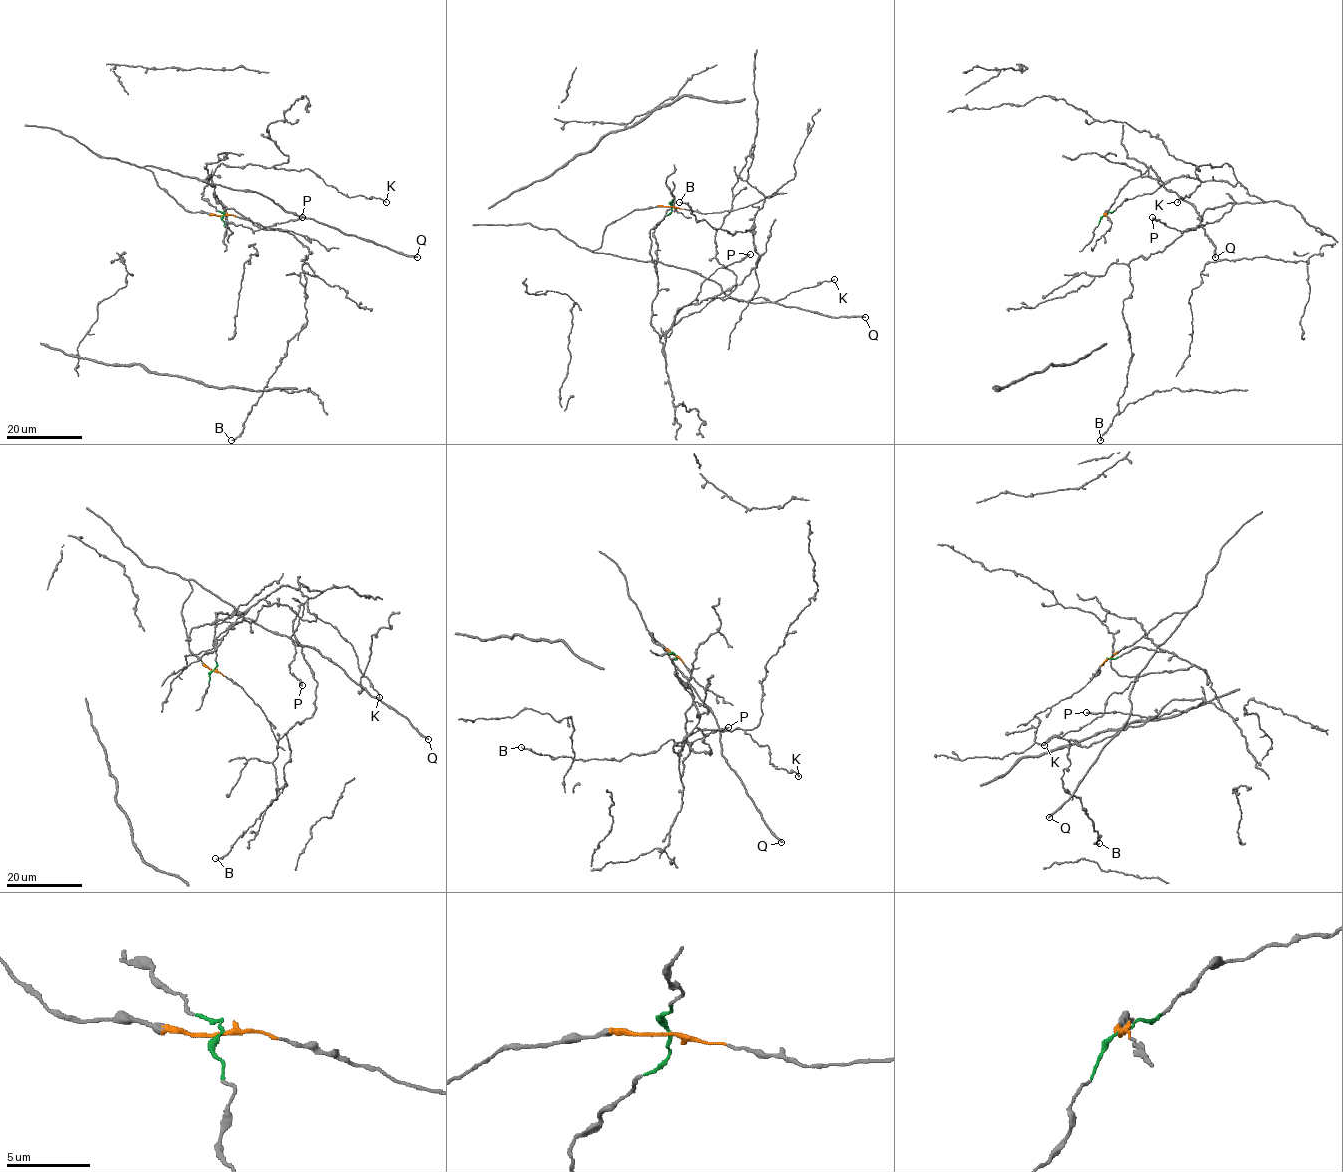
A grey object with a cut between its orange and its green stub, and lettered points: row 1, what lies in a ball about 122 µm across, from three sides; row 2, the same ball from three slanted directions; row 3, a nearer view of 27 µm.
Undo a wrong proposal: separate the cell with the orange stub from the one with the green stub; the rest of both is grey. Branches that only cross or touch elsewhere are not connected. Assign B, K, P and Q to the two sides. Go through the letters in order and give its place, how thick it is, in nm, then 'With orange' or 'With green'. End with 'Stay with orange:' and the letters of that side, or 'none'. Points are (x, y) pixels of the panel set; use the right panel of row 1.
B: Place: (1100, 440). Thickness 140 nm. With green
K: Place: (1177, 202). Thickness 130 nm. With green
P: Place: (1152, 217). Thickness 240 nm. With green
Q: Place: (1215, 257). Thickness 320 nm. With orange
Stay with orange: Q

